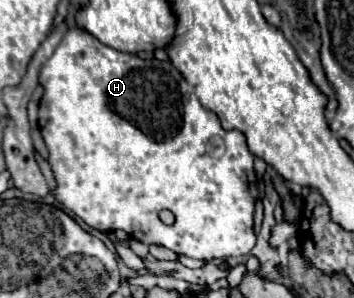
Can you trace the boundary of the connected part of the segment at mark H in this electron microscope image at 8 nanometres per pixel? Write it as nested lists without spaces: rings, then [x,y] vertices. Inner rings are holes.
[[[75,26],[69,28],[61,44],[55,48],[53,56],[43,64],[39,82],[45,88],[45,94],[39,104],[39,130],[43,132],[43,140],[49,150],[49,166],[53,170],[53,176],[57,180],[57,188],[51,192],[67,210],[71,210],[77,218],[81,218],[87,226],[111,232],[111,230],[125,230],[129,236],[133,236],[139,242],[145,244],[159,244],[165,246],[177,254],[199,258],[199,260],[213,260],[213,258],[229,258],[229,256],[243,256],[249,254],[255,246],[255,234],[253,234],[253,210],[257,200],[257,184],[253,174],[253,154],[247,148],[245,136],[237,130],[225,132],[219,124],[219,118],[215,112],[209,112],[199,102],[195,90],[191,84],[185,82],[181,72],[173,68],[171,62],[161,60],[141,60],[135,54],[125,54],[119,50],[113,50],[105,44],[101,44],[93,34],[85,32],[83,28]],[[161,210],[171,210],[175,214],[175,224],[165,226],[159,220]]]

